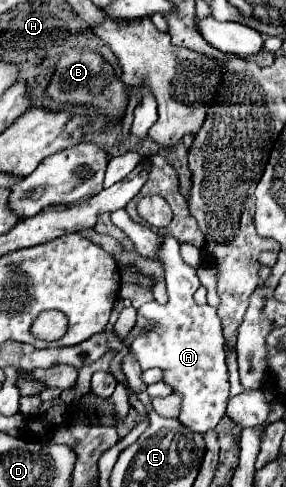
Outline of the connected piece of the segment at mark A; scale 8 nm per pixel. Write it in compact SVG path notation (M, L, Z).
M172 236L162 238L164 242L158 252L158 260L166 270L166 288L170 300L164 306L149 302L138 309L140 316L148 320L148 328L144 328L142 334L134 338L132 354L138 358L142 370L162 370L162 382L166 382L182 396L182 410L178 416L180 424L198 434L204 434L206 430L214 428L226 414L230 384L228 368L224 362L224 334L216 308L210 304L198 306L194 302L194 292L200 288L196 268L184 264L178 252L178 242Z

